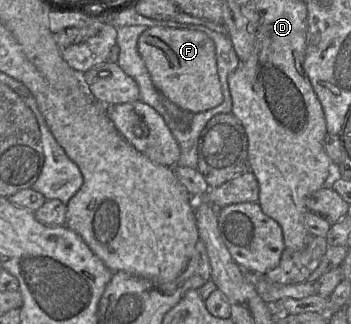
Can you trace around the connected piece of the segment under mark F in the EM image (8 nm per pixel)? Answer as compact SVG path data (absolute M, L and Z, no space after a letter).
M148 27L138 39L138 52L157 90L180 108L200 113L224 101L214 42L203 32L169 27Z

